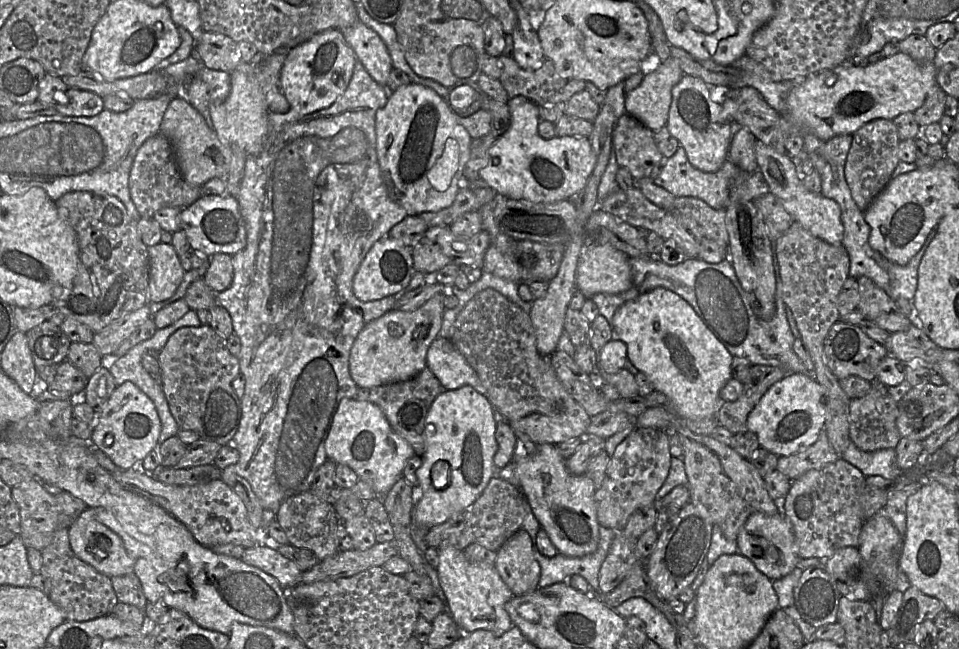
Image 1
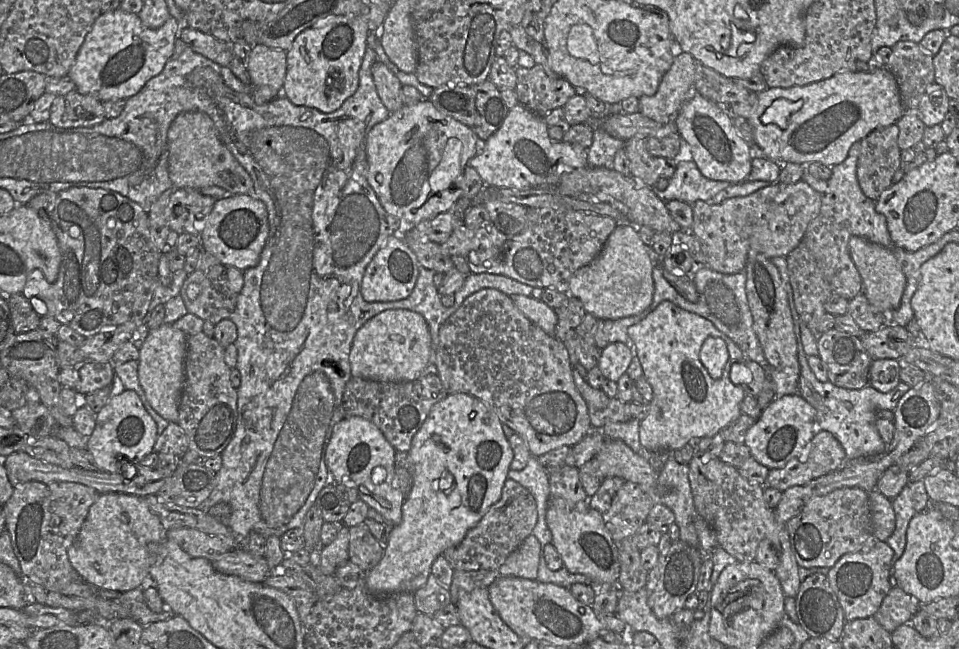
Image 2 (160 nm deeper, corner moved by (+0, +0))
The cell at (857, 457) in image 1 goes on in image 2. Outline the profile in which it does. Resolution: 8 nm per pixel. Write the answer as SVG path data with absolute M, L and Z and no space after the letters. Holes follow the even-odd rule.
M791 311L791 315L800 365L798 391L799 395L815 409L818 431L824 430L830 432L844 448L847 460L881 454L885 451L887 445L876 428L876 413L880 409L894 412L900 398L909 391L911 387L900 381L900 383L890 392L881 393L871 385L866 385L860 389L847 389L836 386L829 380L824 383L817 381L816 376L808 365L807 355L803 350L799 328L800 317L797 311Z

